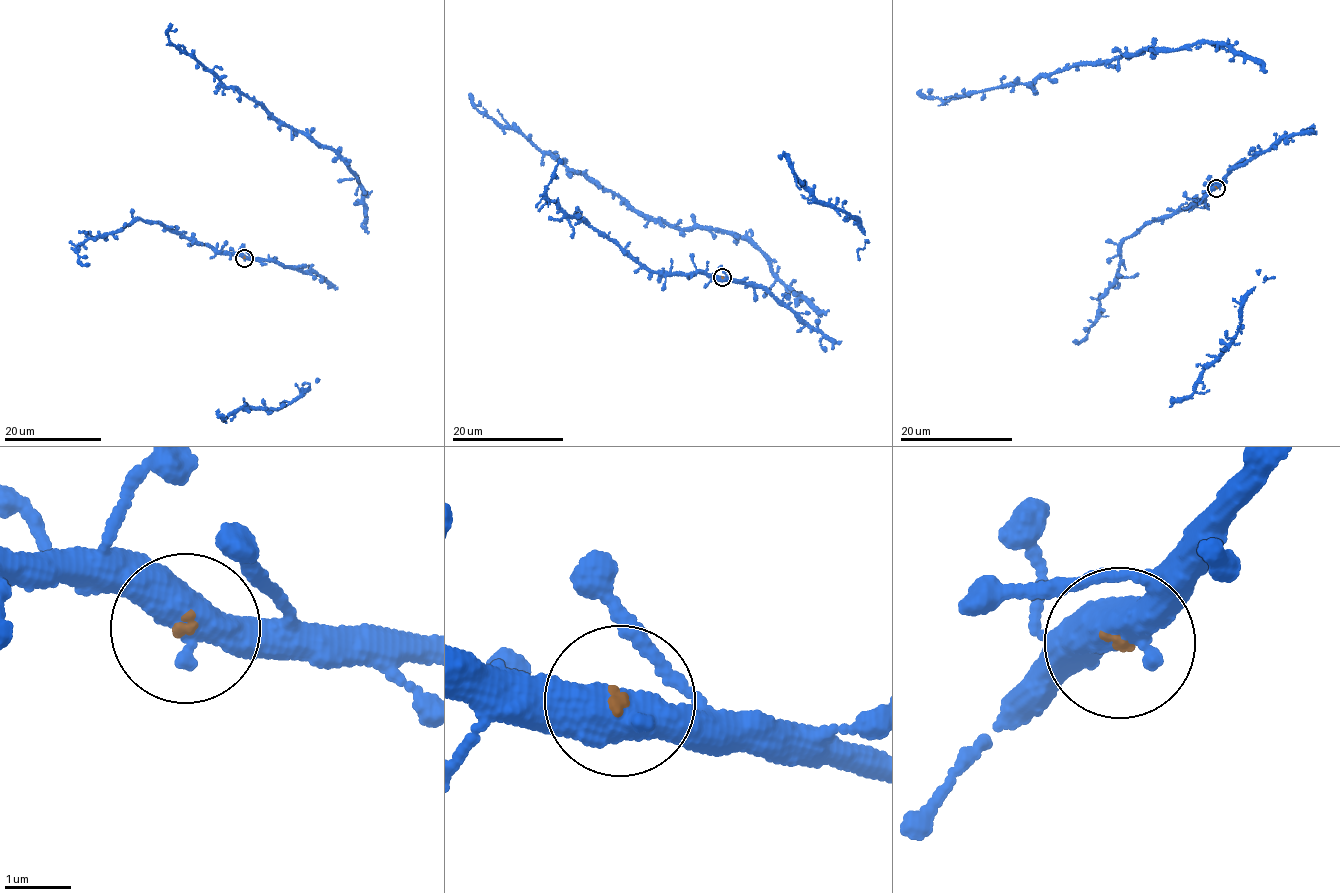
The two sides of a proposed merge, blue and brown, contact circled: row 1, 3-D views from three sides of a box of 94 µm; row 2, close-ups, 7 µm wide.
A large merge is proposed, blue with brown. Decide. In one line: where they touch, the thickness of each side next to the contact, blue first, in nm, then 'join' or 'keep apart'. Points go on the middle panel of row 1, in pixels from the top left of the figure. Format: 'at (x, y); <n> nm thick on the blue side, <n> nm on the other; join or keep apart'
at (722, 277); 550 nm thick on the blue side, 80 nm on the other; join

